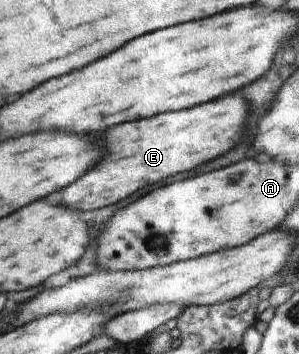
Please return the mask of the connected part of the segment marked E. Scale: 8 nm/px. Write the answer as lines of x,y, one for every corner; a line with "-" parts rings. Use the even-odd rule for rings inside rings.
228,95
192,109
165,112
152,119
138,119
112,127
98,139
102,157
70,187
62,189
62,203
80,211
98,210
148,185
212,161
238,145
248,121
248,111
250,104
244,97

